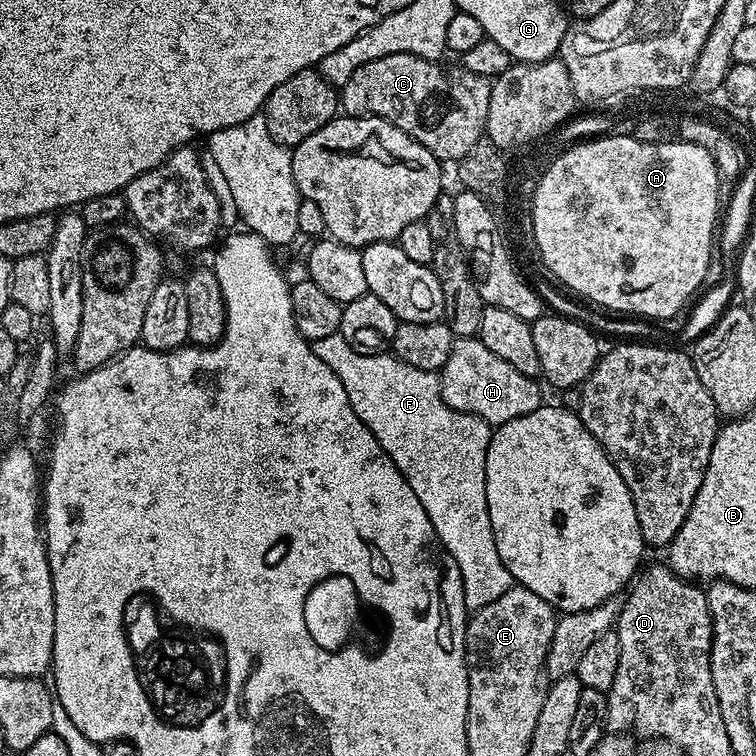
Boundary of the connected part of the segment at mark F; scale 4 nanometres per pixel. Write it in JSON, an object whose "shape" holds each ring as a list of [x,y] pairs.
{"shape":[[[338,334],[311,341],[311,346],[317,361],[334,370],[338,382],[342,382],[342,390],[346,390],[346,398],[350,398],[354,414],[358,414],[370,434],[378,438],[378,446],[382,446],[394,466],[398,466],[410,490],[418,494],[418,502],[422,502],[422,510],[426,510],[426,518],[430,518],[442,546],[450,558],[458,562],[464,604],[469,613],[482,610],[482,606],[490,606],[494,598],[502,598],[506,590],[514,587],[514,581],[502,558],[498,558],[498,546],[494,546],[494,530],[490,526],[490,510],[486,506],[486,450],[492,441],[493,425],[474,414],[446,406],[437,373],[418,370],[418,366],[410,366],[391,354],[359,352]]]}

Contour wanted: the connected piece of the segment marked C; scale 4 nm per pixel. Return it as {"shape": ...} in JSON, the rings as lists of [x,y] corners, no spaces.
{"shape":[[[390,54],[386,58],[374,58],[374,62],[358,66],[358,70],[350,74],[350,82],[339,89],[339,107],[346,116],[380,116],[398,130],[413,136],[422,146],[426,146],[426,150],[434,153],[437,160],[458,162],[463,156],[470,154],[470,150],[474,150],[474,146],[481,143],[485,135],[492,86],[487,76],[475,76],[465,72],[460,66],[447,72],[442,65],[443,63],[423,60],[410,54]]]}

